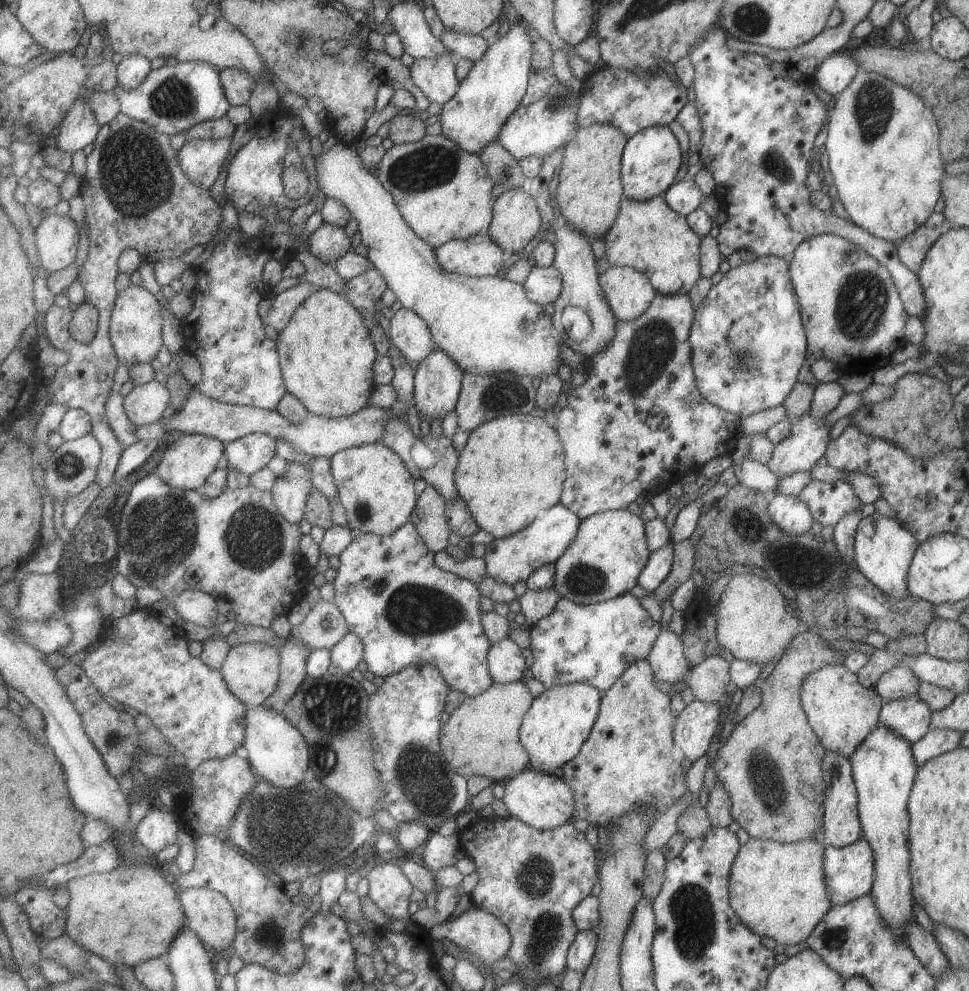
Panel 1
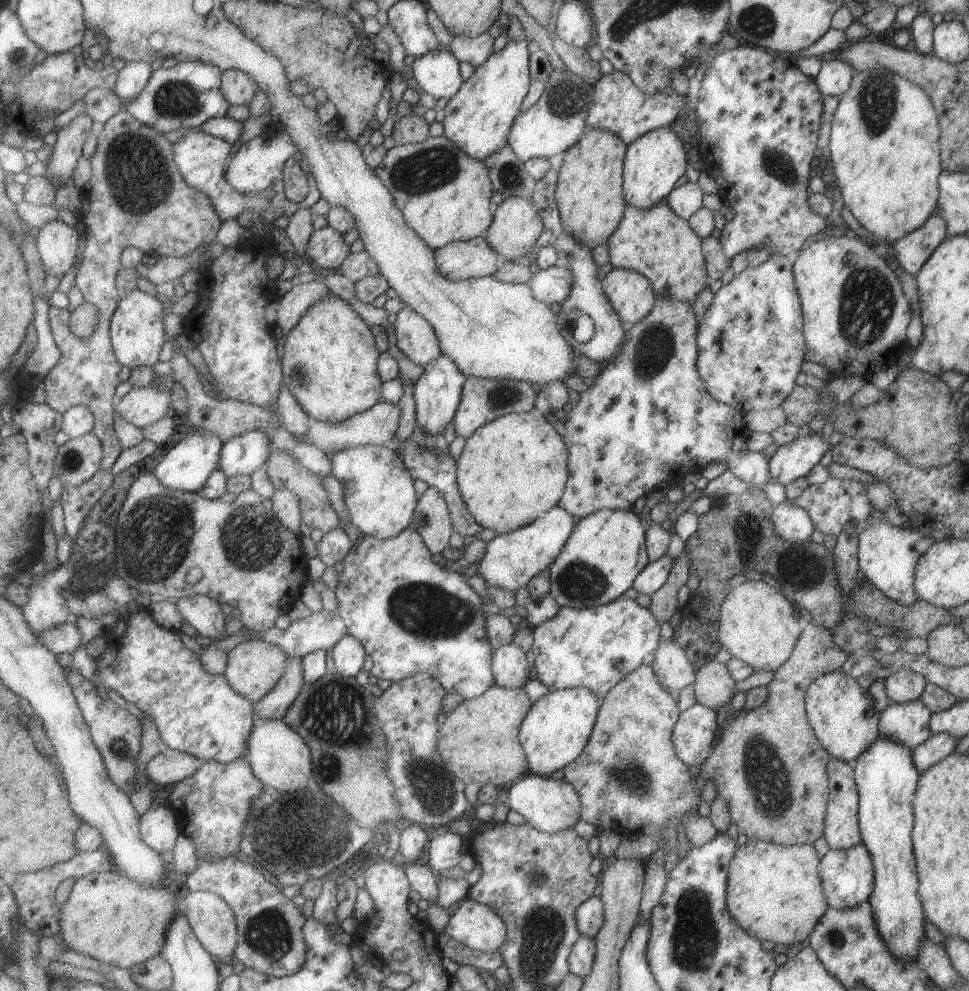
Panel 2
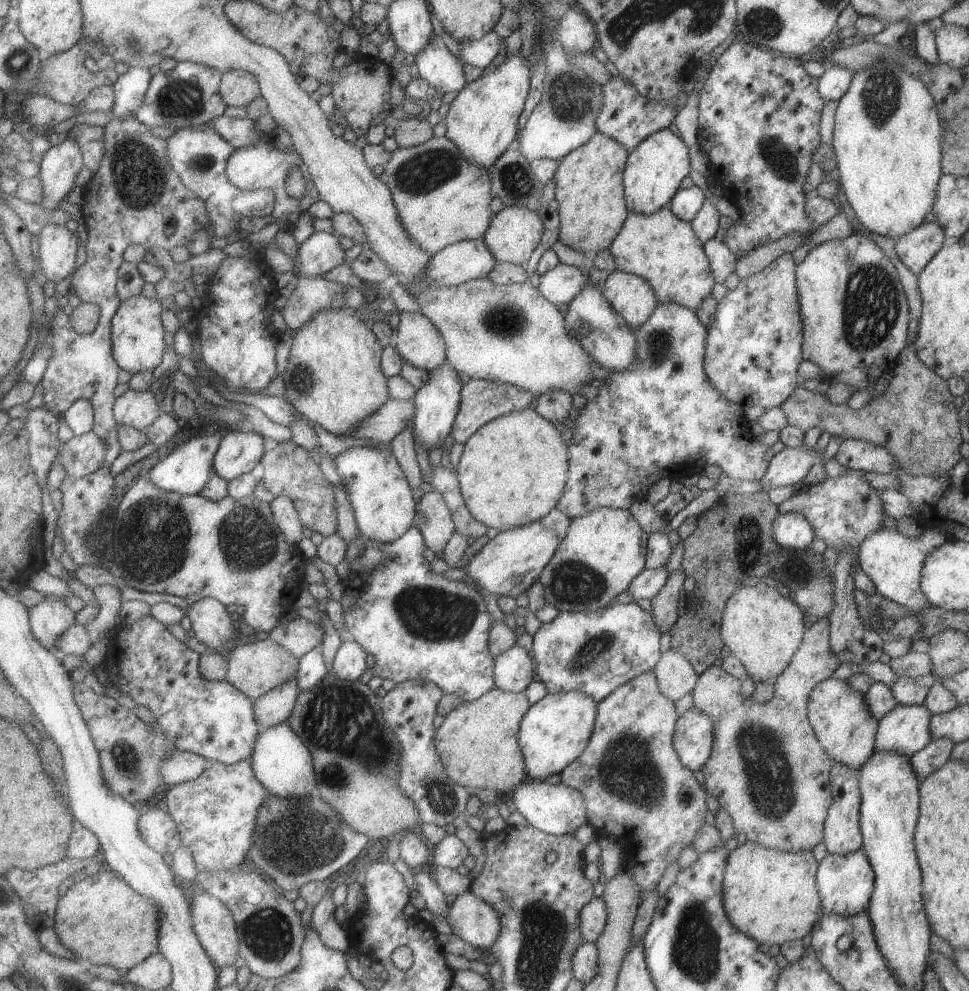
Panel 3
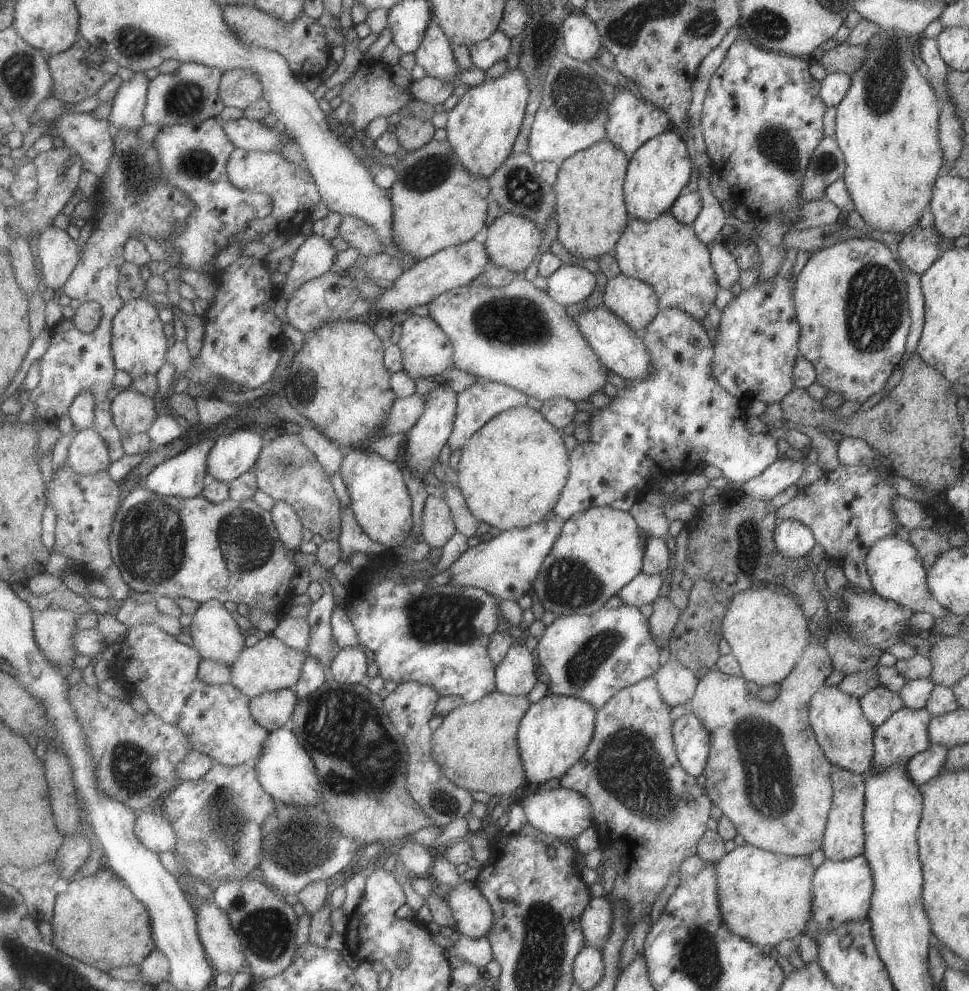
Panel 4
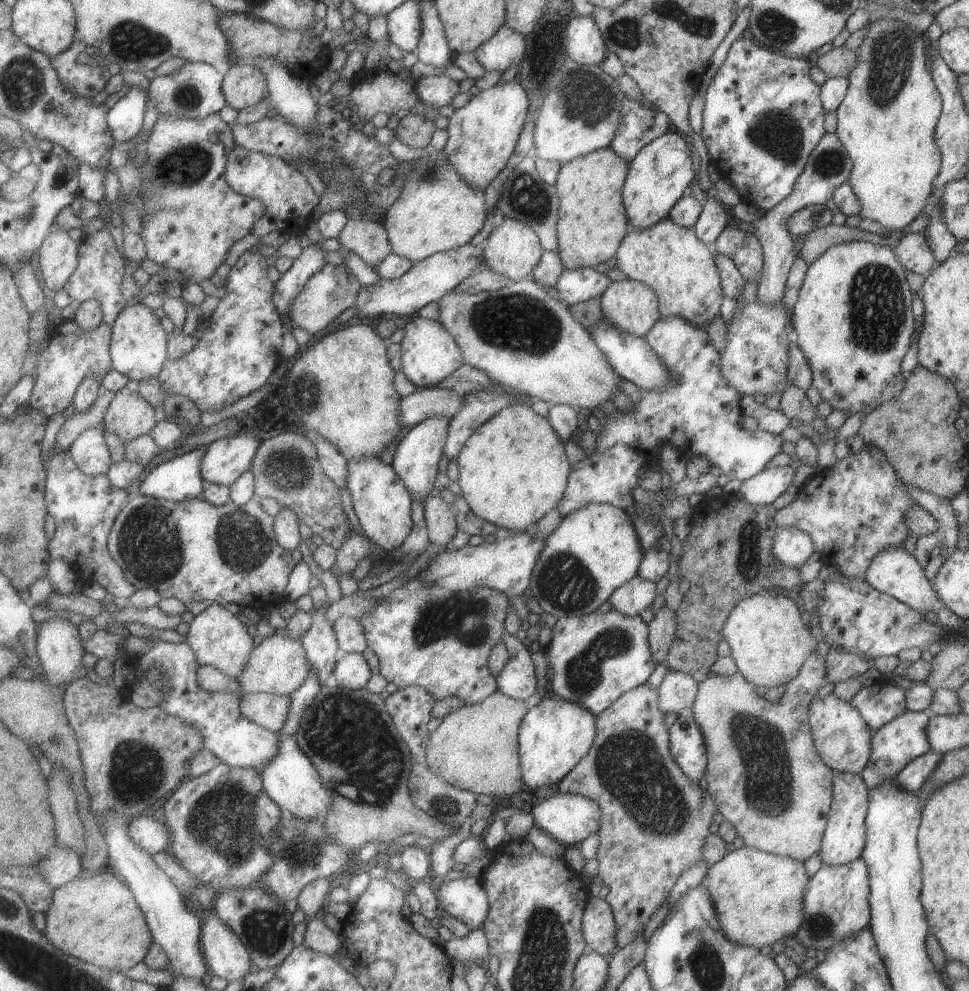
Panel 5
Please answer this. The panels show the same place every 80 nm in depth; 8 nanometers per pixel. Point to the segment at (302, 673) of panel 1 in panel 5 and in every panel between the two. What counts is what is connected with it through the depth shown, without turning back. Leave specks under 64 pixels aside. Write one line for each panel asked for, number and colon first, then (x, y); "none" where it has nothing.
2: (276, 705)
3: (275, 707)
4: (273, 710)
5: (271, 711)

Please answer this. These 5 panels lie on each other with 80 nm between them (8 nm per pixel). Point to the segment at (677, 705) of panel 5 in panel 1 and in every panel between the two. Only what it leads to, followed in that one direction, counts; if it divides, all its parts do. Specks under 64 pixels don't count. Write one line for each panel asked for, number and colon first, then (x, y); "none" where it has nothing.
1: (666, 659)
2: (673, 672)
3: (674, 676)
4: (675, 683)

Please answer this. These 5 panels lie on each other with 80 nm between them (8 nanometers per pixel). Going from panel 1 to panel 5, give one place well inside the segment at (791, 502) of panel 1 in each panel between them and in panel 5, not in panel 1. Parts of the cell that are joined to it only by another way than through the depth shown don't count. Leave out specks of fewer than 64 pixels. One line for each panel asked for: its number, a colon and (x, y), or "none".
2: (790, 522)
3: (790, 530)
4: (792, 539)
5: (790, 546)

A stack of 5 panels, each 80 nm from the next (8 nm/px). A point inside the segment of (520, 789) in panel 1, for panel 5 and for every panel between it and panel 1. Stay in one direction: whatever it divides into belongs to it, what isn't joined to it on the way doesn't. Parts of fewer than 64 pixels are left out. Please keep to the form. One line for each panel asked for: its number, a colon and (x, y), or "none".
2: (547, 805)
3: (556, 809)
4: (562, 813)
5: (568, 818)

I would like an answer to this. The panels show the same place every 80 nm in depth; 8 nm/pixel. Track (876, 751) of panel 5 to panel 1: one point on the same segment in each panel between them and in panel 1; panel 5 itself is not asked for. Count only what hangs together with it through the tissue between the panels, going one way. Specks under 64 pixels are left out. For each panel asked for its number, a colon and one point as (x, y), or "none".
1: (909, 717)
2: (907, 723)
3: (904, 729)
4: (904, 734)

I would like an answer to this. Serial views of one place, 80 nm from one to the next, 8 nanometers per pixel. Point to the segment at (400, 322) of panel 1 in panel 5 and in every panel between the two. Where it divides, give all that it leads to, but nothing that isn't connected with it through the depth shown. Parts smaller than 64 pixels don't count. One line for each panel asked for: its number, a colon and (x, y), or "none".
2: (416, 338)
3: (418, 342)
4: (427, 351)
5: (431, 354)

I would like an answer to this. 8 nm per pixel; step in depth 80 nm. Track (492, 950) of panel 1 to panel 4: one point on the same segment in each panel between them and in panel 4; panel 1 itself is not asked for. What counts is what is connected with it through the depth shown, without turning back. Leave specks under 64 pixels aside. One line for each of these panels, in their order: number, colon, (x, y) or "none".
2: (474, 925)
3: (472, 920)
4: (472, 915)

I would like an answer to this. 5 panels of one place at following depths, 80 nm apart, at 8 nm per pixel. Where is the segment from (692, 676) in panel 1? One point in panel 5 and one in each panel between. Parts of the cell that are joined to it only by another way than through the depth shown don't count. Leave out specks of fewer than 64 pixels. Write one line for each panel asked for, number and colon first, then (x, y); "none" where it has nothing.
2: (713, 687)
3: (766, 769)
4: (765, 772)
5: (766, 779)

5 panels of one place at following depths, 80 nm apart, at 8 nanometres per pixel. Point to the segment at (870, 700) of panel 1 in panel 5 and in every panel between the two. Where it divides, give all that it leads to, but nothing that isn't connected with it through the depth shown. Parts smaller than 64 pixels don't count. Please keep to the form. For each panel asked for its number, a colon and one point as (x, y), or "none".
2: (842, 715)
3: (838, 715)
4: (844, 735)
5: (842, 740)

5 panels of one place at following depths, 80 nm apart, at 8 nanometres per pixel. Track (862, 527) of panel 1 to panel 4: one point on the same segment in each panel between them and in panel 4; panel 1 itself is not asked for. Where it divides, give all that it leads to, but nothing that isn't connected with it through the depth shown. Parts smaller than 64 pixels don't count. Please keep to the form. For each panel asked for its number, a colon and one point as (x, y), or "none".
2: (886, 554)
3: (892, 562)
4: (894, 569)

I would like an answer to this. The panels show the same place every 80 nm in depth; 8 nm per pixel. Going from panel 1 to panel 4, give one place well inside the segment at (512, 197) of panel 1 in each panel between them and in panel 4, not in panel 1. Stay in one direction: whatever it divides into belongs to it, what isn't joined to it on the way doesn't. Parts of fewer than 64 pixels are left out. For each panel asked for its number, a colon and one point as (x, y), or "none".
2: (515, 227)
3: (513, 232)
4: (512, 241)

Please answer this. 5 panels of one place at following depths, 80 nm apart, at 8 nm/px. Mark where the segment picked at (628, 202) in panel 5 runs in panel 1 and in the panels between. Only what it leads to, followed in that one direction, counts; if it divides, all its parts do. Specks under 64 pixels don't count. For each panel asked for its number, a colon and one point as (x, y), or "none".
1: (650, 159)
2: (652, 163)
3: (654, 169)
4: (659, 168)

